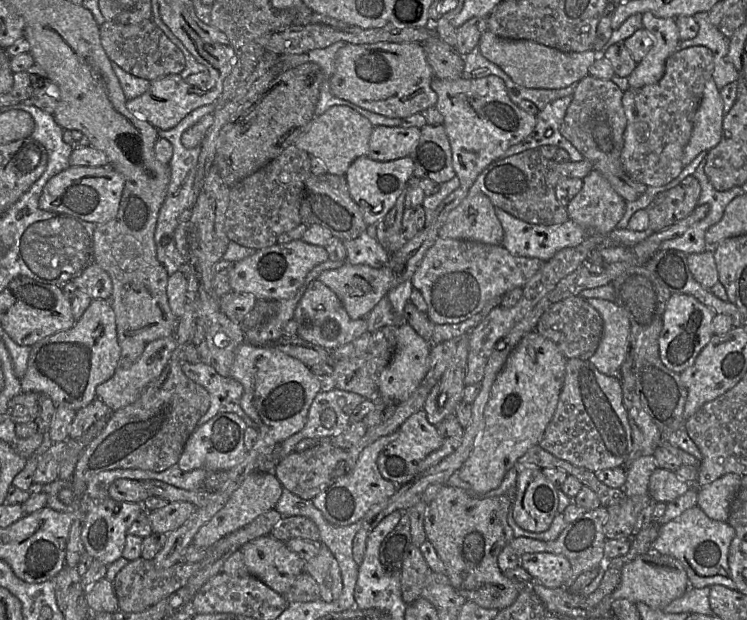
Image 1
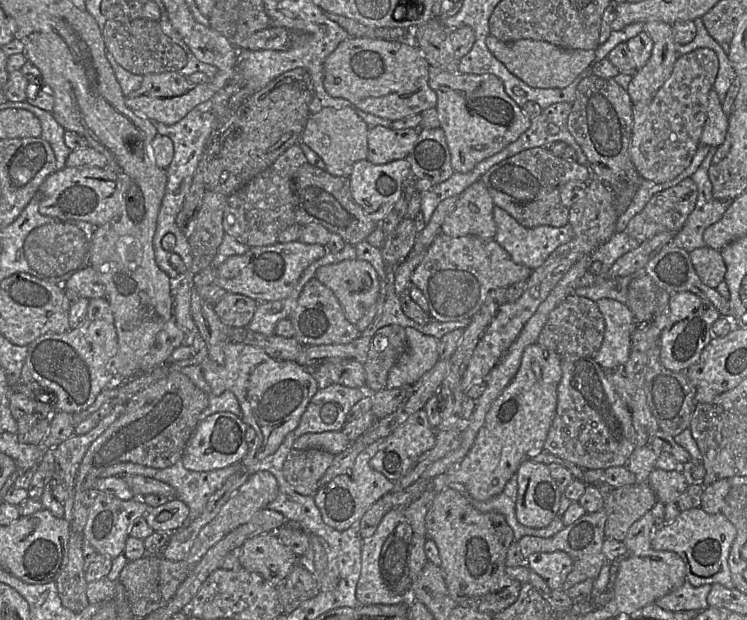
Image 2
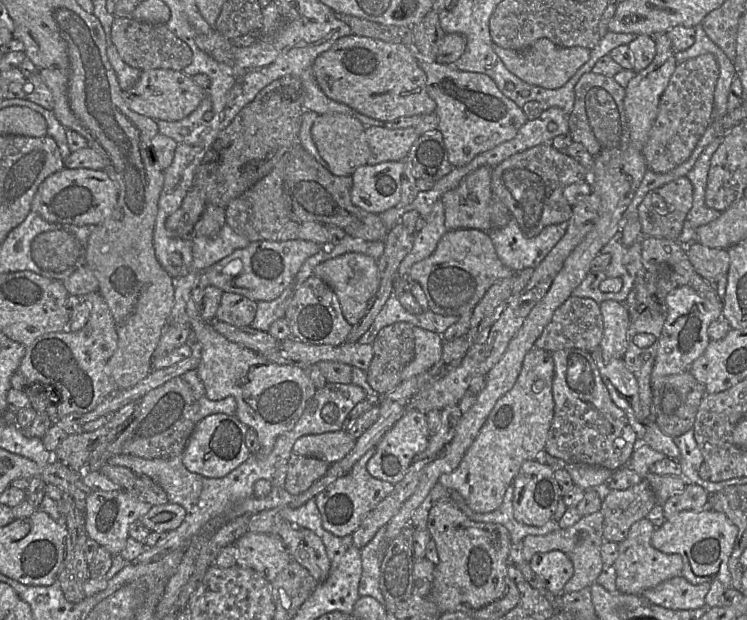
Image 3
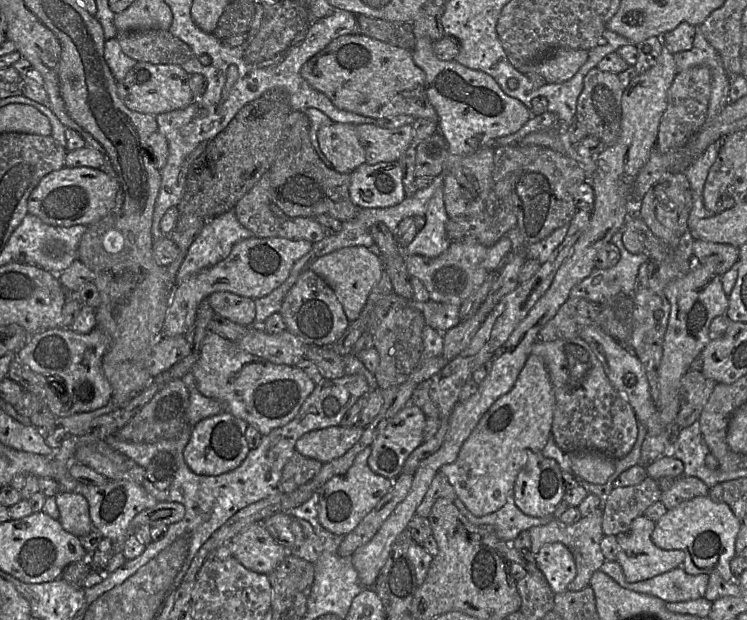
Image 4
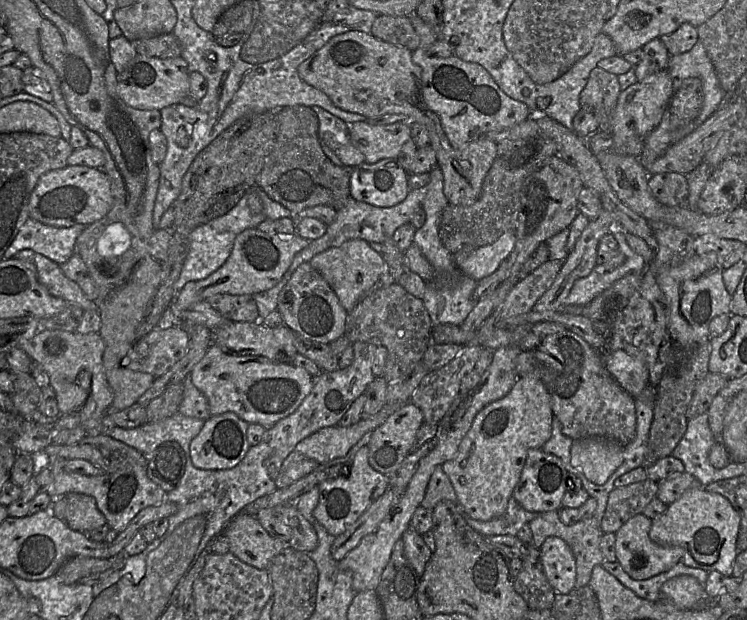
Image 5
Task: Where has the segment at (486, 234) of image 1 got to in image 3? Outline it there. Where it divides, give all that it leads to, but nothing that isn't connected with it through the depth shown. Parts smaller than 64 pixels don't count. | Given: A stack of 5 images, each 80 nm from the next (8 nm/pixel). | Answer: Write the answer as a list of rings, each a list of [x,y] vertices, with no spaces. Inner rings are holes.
[[[479,167],[466,175],[457,187],[443,194],[441,200],[448,231],[477,229],[489,232],[492,229],[491,170],[492,167]]]

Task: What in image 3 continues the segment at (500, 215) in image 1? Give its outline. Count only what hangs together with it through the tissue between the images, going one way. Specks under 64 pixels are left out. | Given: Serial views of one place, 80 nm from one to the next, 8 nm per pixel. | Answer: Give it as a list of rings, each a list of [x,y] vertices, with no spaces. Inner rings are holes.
[[[514,217],[508,224],[489,232],[497,256],[503,265],[514,272],[535,269],[562,239],[568,222],[545,227],[537,236],[526,237]]]

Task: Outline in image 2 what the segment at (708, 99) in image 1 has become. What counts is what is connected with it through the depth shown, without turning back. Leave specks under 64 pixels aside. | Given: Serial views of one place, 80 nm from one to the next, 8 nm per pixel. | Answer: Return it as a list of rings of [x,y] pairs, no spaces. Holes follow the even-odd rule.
[[[714,88],[709,92],[707,119],[700,137],[700,145],[719,147],[725,140],[728,116],[724,114],[719,96]]]

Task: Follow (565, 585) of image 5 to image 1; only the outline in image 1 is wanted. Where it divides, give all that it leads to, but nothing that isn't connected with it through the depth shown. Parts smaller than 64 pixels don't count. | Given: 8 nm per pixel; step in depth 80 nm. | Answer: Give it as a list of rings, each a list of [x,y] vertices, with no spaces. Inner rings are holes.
[[[548,552],[523,554],[519,557],[519,566],[531,575],[534,582],[547,588],[564,587],[571,569],[565,556]]]

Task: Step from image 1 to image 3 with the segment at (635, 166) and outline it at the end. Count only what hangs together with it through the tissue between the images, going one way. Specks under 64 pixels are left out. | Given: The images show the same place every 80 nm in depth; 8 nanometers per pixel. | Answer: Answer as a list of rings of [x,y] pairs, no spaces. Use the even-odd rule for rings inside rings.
[[[711,53],[677,64],[660,97],[656,119],[642,150],[648,169],[656,173],[666,173],[690,157],[711,122],[718,76],[719,65]]]

